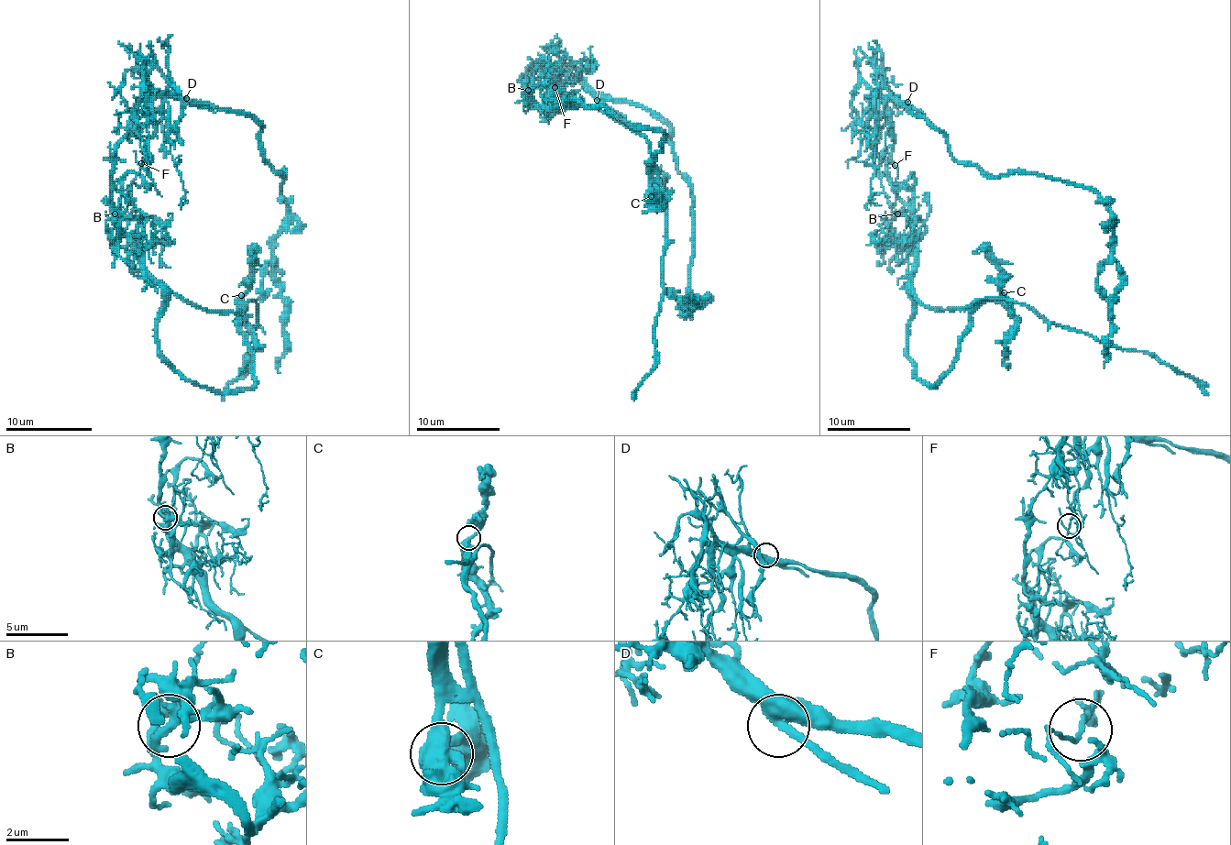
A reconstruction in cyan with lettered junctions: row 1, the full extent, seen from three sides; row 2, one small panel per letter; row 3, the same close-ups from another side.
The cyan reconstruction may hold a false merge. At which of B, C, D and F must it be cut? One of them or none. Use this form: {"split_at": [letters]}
{"split_at": ["F"]}

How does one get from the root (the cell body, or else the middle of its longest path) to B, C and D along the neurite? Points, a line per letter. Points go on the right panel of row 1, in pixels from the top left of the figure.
B: (894, 161), (897, 170), (895, 181), (902, 186), (895, 191), (894, 207), (897, 213)
C: (894, 161), (902, 186), (894, 207), (906, 205), (912, 218), (914, 295), (928, 307), (960, 310), (1004, 292)
D: (894, 161), (894, 135), (887, 103), (891, 99), (908, 101)

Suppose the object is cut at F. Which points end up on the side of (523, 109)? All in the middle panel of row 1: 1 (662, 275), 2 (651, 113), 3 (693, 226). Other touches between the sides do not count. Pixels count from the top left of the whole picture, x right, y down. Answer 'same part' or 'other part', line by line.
1: same part
2: other part
3: other part

